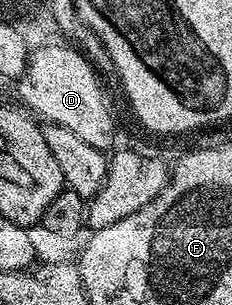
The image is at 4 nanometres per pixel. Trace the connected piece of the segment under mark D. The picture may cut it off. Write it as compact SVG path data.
M67 43L55 44L40 44L40 49L30 54L27 70L17 81L19 97L24 101L22 104L32 114L40 113L44 122L69 127L69 131L85 139L89 147L110 150L111 140L115 137L115 117L111 114L109 97L100 74L78 48Z

